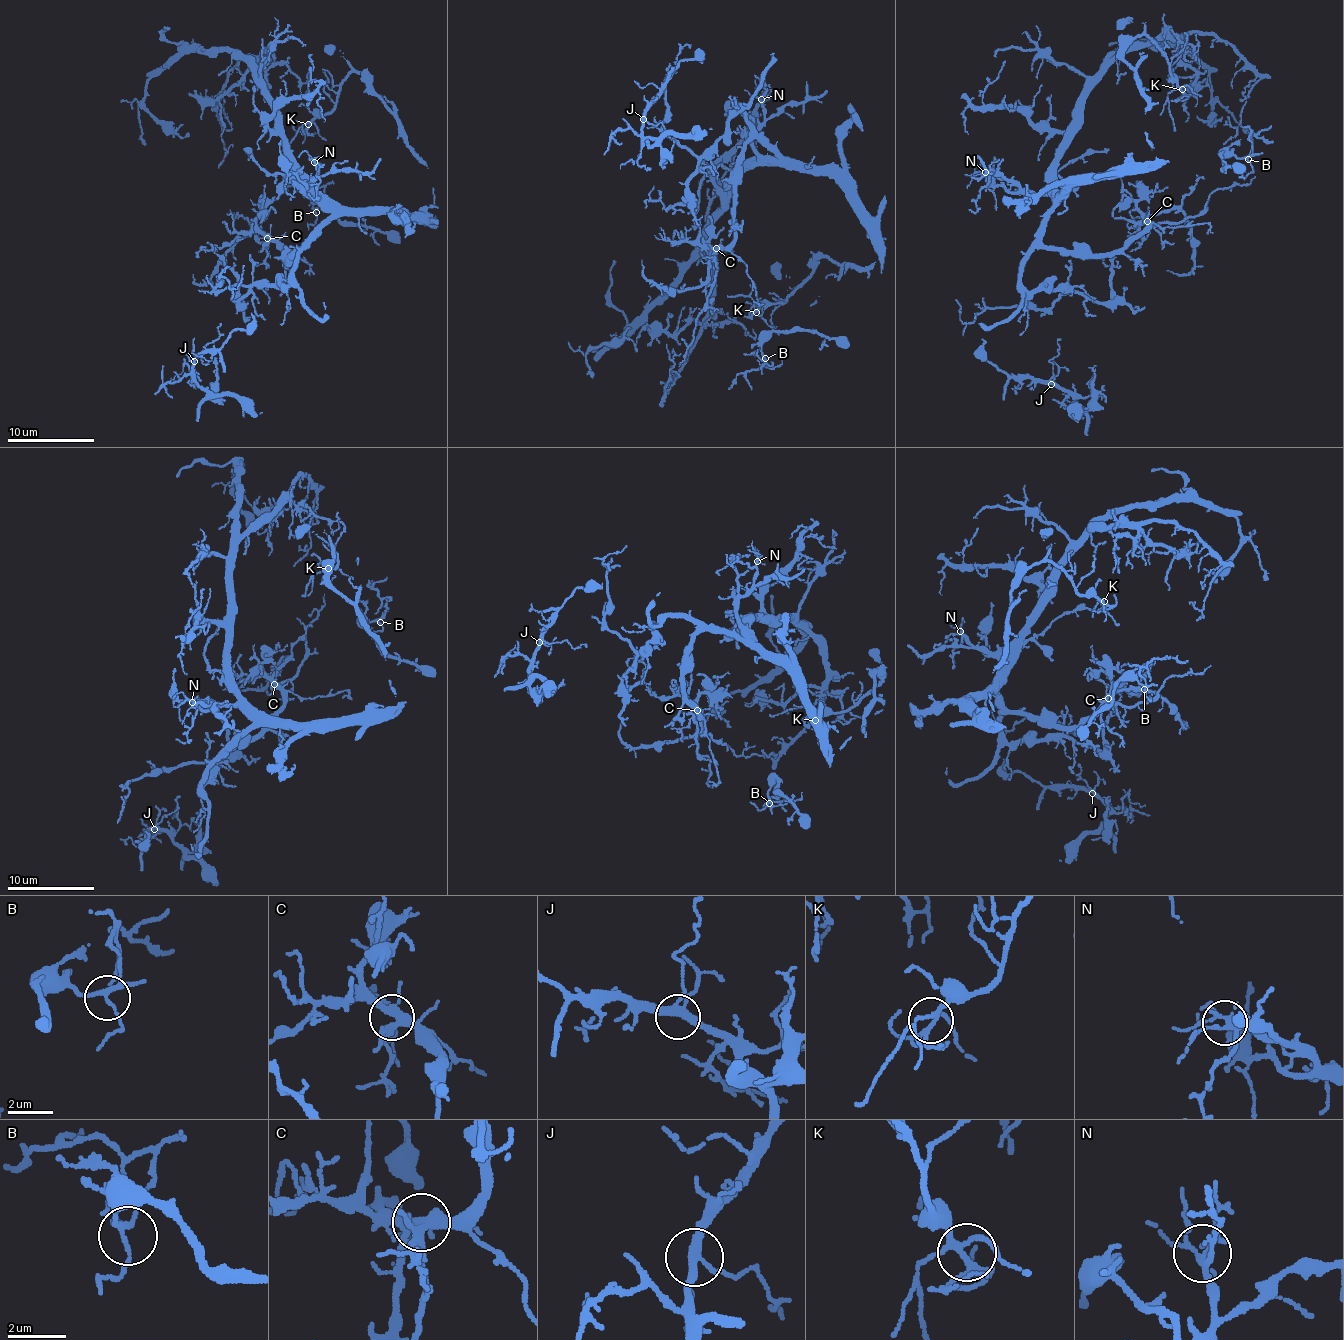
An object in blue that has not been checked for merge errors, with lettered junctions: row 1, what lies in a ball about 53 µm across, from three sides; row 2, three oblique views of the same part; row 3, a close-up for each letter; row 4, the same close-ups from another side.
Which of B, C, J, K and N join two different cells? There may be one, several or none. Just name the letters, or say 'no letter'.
no letter

